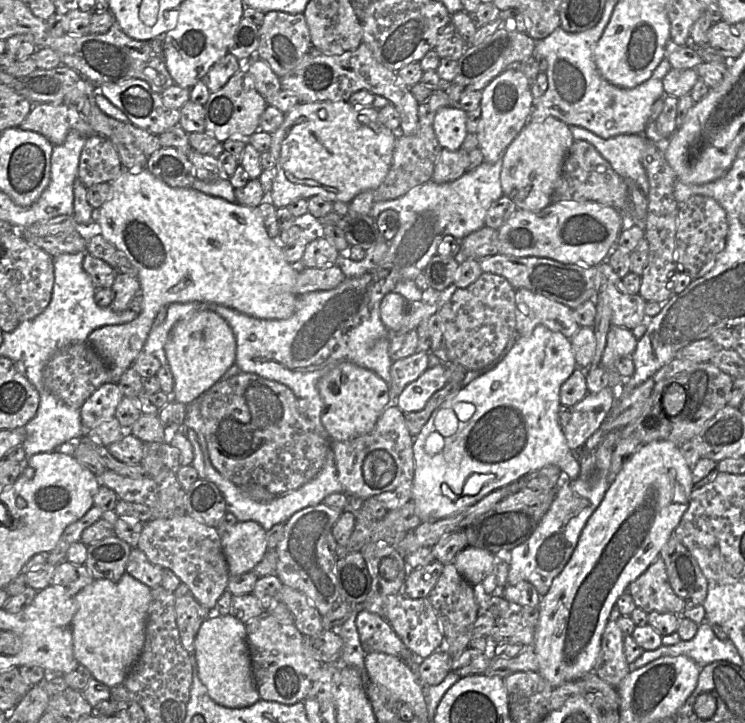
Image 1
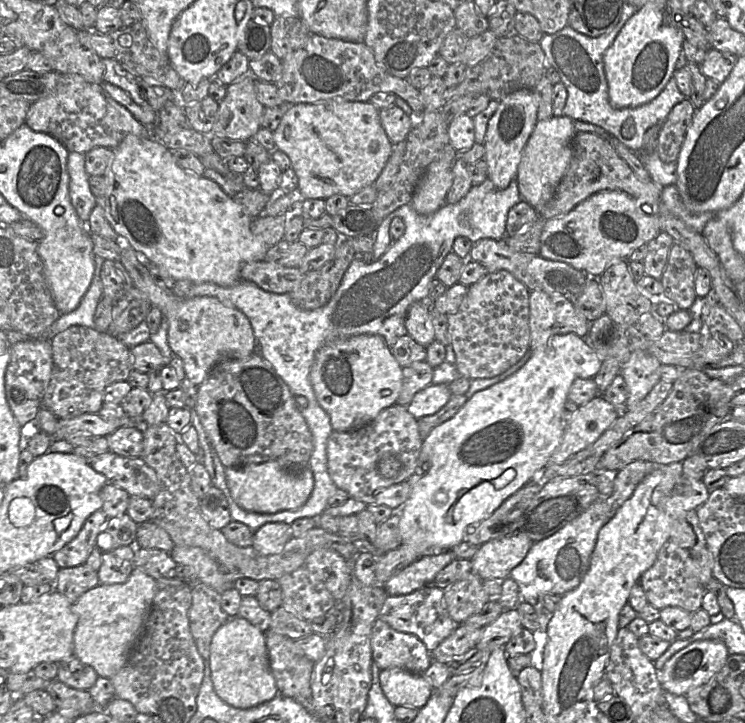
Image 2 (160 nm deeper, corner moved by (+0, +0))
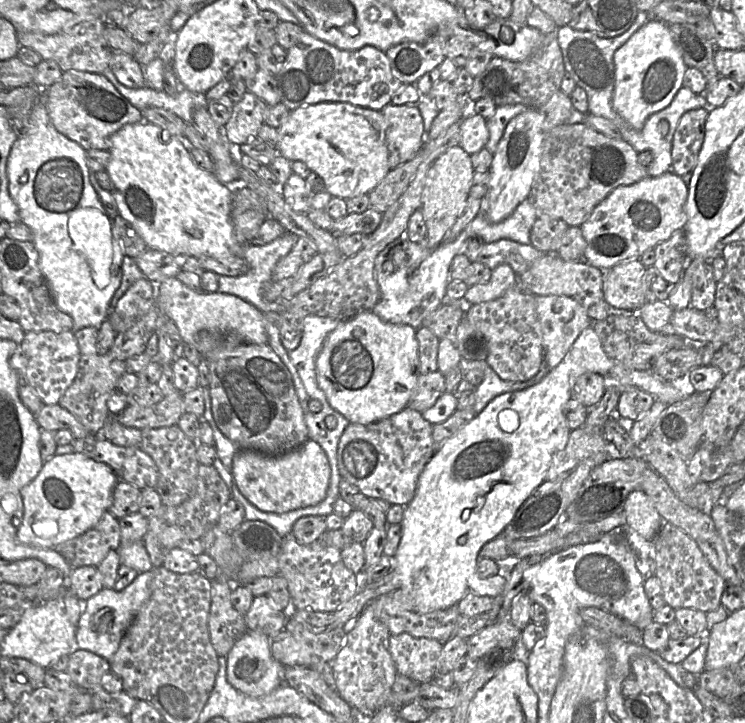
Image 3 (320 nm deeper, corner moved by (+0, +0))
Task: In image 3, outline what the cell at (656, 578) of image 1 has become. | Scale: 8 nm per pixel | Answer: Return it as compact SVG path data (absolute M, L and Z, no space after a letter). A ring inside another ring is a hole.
M664 522L652 540L656 545L655 573L660 580L664 601L674 610L693 608L705 613L721 605L721 597L727 583L711 567L697 543L681 529Z

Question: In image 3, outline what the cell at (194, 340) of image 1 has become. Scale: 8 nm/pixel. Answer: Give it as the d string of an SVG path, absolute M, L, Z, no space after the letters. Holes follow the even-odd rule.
M170 277L155 285L155 304L162 314L175 323L182 342L193 345L204 359L206 353L216 345L216 341L210 338L202 340L199 337L201 330L228 335L251 344L261 345L268 341L263 324L263 313L252 304L232 294L197 291L176 277Z

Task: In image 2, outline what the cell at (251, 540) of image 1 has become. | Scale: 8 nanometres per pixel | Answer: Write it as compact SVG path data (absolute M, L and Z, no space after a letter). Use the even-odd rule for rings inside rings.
M267 523L255 531L252 547L263 556L279 554L292 538L291 524Z

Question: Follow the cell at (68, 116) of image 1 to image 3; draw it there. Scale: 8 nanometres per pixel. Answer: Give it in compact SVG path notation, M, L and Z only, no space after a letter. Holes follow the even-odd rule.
M70 69L62 72L58 81L41 88L49 121L53 128L68 139L78 143L85 151L109 150L109 139L126 124L144 121L138 108L132 105L104 76L83 70Z

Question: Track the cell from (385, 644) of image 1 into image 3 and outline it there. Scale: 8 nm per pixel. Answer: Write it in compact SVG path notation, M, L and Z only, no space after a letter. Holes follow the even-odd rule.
M401 633L390 635L389 647L398 674L416 683L432 681L442 652L442 642Z

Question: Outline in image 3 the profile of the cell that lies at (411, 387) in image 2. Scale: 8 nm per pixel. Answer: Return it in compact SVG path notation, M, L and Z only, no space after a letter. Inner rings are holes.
M439 370L428 374L420 374L408 406L423 413L431 408L445 392L445 376Z

